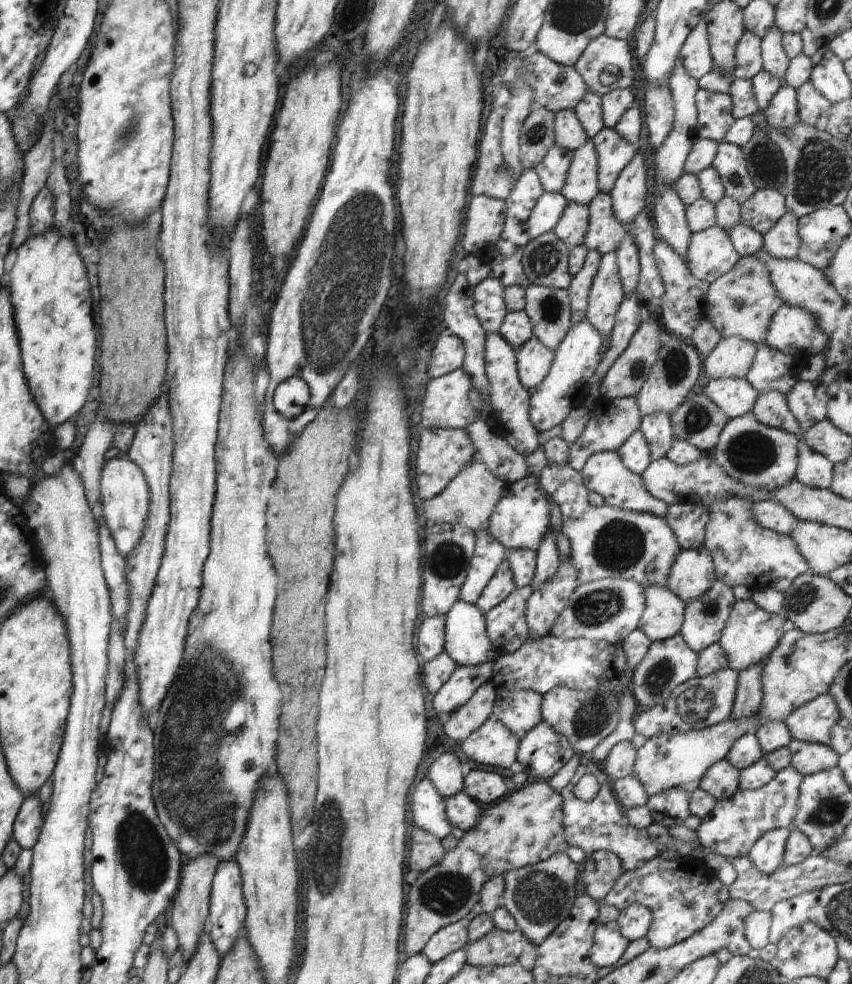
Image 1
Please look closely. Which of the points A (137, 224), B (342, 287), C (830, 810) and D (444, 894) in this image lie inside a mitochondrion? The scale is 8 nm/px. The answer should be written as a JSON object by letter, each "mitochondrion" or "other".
{"A":"other","B":"mitochondrion","C":"mitochondrion","D":"mitochondrion"}

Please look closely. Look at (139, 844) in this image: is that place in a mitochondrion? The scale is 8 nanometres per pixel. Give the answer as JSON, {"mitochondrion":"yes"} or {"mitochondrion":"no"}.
{"mitochondrion":"yes"}

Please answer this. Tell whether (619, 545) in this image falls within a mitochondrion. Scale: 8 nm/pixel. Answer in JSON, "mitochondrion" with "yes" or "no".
{"mitochondrion":"yes"}

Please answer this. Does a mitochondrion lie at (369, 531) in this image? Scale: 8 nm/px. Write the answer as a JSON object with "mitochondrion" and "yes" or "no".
{"mitochondrion":"no"}

